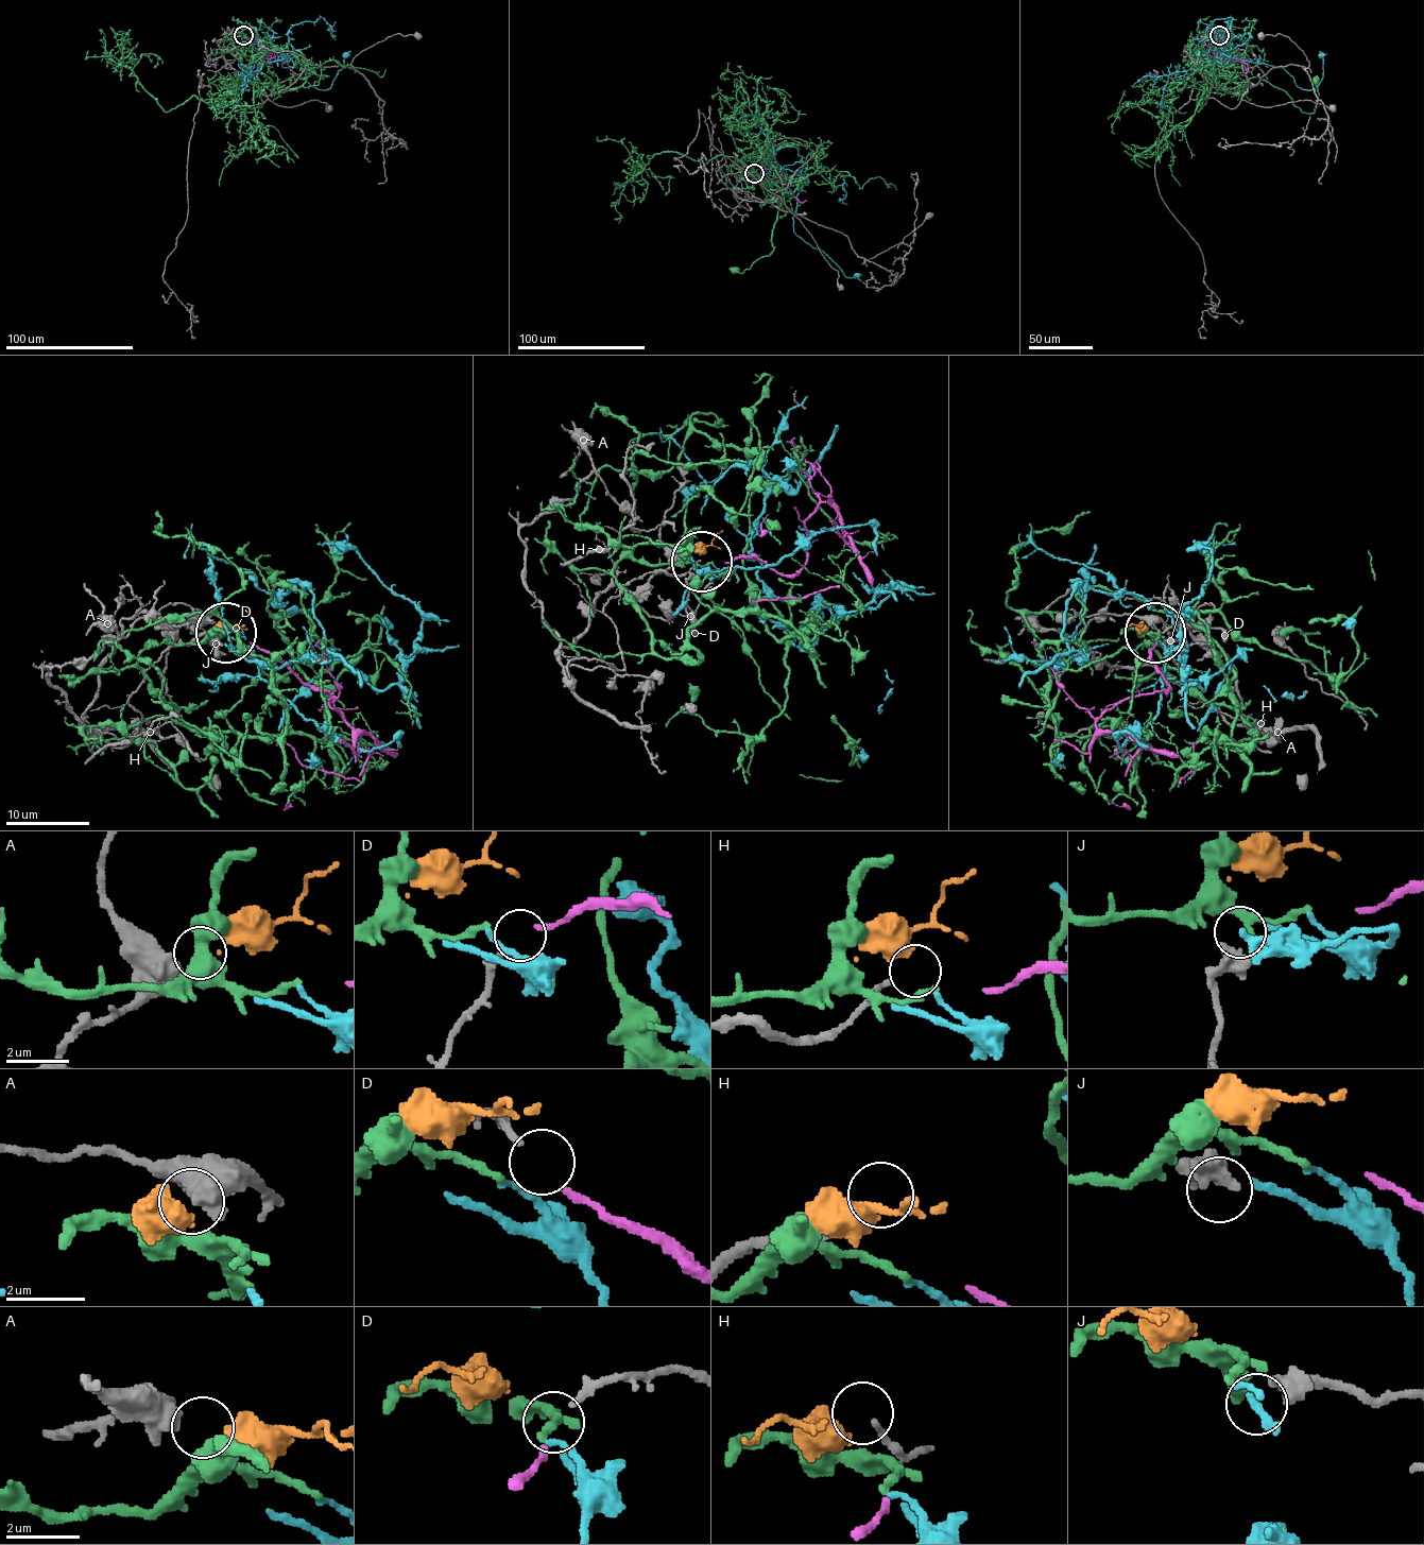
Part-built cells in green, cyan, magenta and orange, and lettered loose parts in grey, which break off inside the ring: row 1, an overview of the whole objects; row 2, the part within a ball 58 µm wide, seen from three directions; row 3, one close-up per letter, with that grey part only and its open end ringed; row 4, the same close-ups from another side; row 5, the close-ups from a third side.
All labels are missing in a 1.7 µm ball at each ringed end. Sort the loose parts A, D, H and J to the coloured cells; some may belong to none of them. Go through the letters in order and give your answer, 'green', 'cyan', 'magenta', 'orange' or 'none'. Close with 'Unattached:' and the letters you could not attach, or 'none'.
A: orange
D: magenta
H: none
J: cyan
Unattached: H

